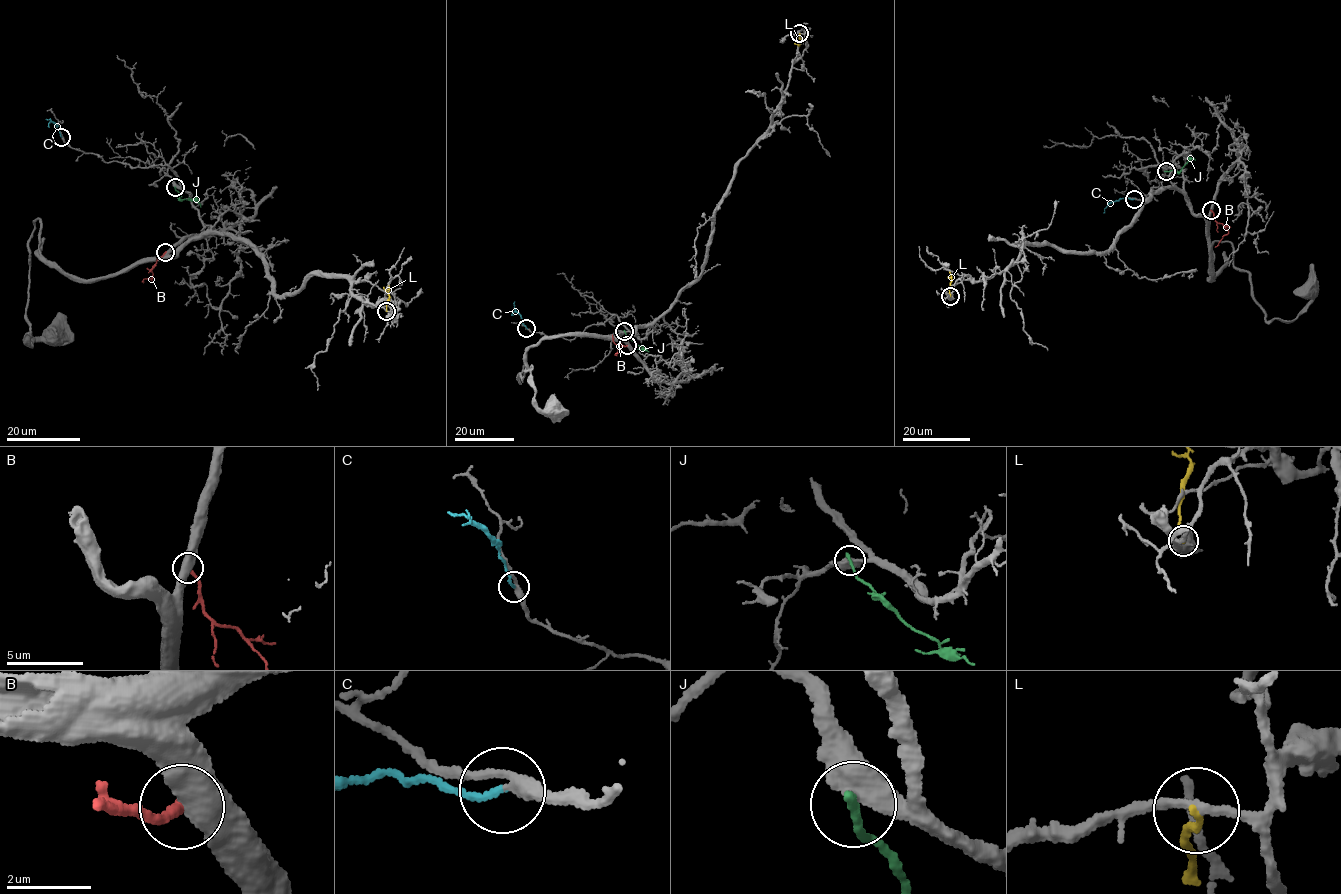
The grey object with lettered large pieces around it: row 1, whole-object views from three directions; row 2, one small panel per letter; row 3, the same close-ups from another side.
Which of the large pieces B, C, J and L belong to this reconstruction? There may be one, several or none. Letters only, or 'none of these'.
C

